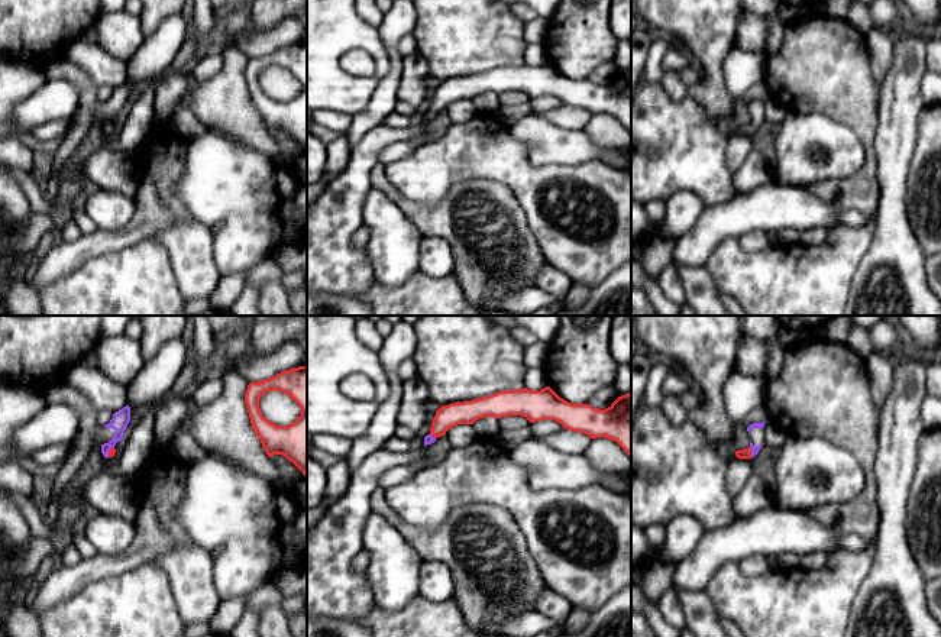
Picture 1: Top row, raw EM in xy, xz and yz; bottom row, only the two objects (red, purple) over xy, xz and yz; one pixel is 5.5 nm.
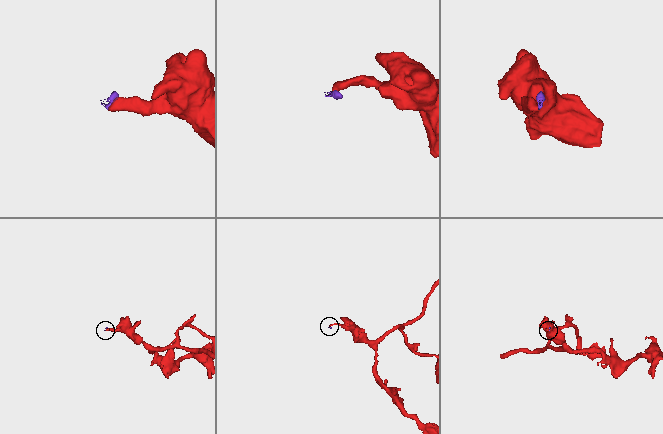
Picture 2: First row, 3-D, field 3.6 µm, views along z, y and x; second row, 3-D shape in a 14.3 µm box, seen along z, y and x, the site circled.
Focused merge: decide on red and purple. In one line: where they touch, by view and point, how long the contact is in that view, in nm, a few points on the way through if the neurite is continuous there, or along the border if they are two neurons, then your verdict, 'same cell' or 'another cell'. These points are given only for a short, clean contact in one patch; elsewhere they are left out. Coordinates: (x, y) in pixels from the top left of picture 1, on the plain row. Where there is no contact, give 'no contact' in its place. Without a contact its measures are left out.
meets red in xy at (109, 128); contact 70 nm long; runs through xy (112, 126), (109, 128), (120, 94); same cell

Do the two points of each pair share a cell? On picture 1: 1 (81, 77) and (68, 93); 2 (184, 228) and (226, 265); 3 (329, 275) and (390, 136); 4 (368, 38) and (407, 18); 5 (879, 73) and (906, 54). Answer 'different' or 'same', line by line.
1: different
2: different
3: same
4: different
5: different

